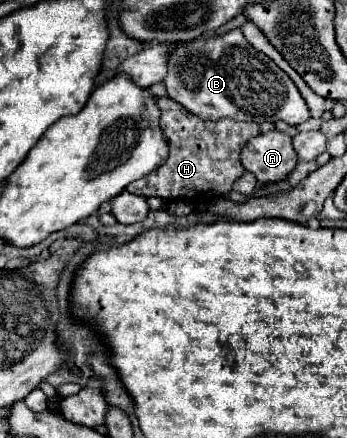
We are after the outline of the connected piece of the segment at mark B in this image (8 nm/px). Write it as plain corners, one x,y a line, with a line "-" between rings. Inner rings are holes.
236,28
232,32
226,32
222,36
200,36
190,42
178,42
168,58
168,74
162,80
164,88
168,90
168,96
182,104
186,110
200,118
232,118
238,122
278,122
284,120
286,124
300,124
310,118
310,110
306,102
302,102
302,96
294,82
288,78
286,72
282,72
266,54
254,50
250,42
242,36
242,32

